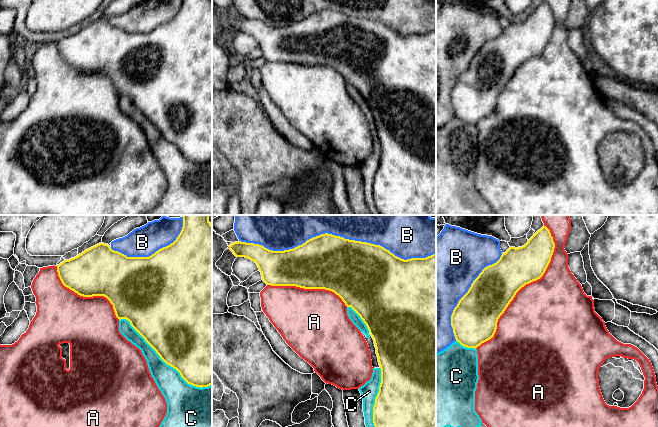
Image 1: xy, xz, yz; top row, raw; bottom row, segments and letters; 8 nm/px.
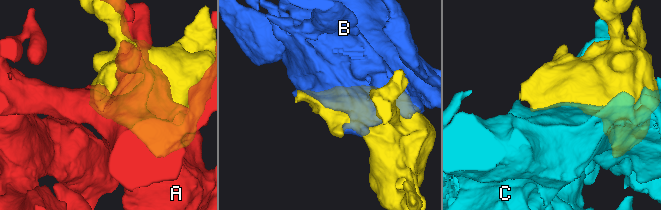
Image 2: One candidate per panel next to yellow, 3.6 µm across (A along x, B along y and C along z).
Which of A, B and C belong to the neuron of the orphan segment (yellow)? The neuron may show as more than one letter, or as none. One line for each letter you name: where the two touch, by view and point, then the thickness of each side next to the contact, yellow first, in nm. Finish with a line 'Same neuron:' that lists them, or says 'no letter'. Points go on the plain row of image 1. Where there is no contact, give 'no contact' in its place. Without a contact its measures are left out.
A: yz (524, 61) | 340/500 nm
Same neuron: A

